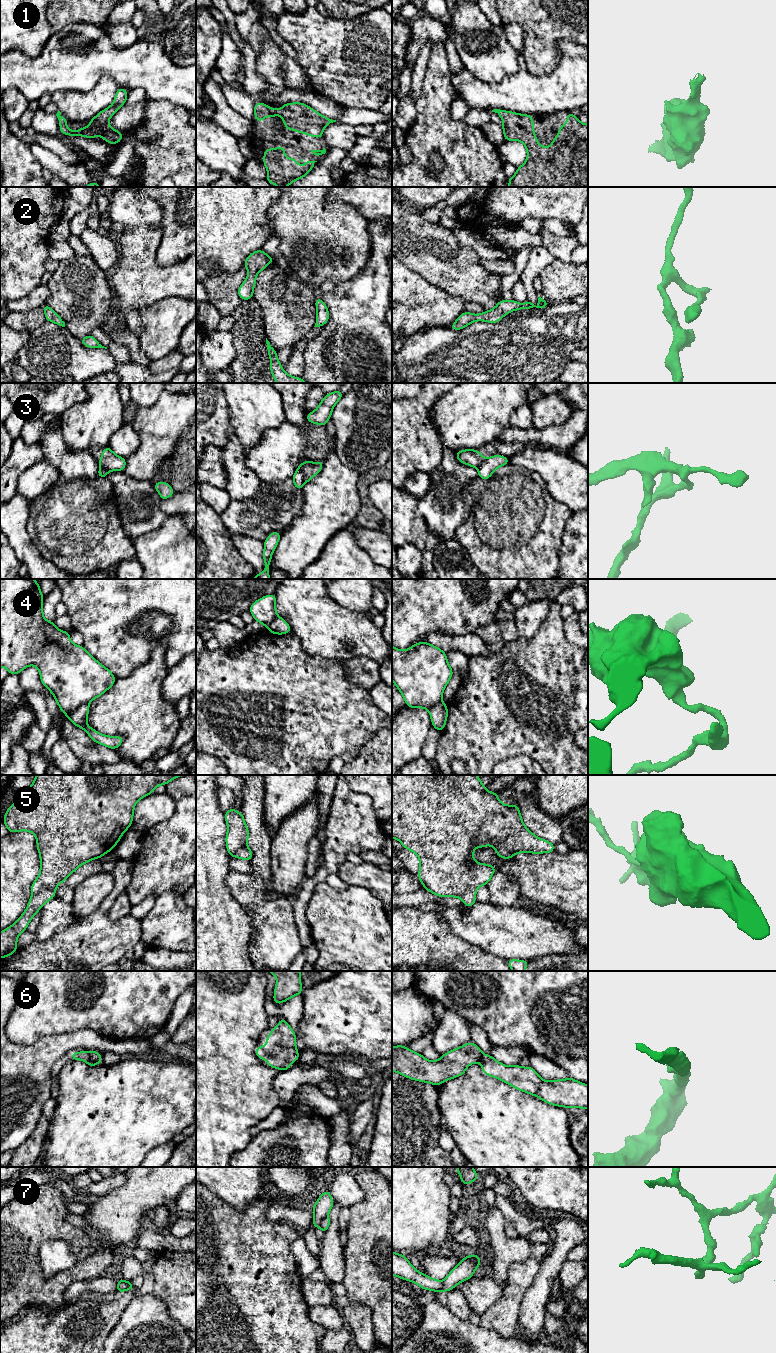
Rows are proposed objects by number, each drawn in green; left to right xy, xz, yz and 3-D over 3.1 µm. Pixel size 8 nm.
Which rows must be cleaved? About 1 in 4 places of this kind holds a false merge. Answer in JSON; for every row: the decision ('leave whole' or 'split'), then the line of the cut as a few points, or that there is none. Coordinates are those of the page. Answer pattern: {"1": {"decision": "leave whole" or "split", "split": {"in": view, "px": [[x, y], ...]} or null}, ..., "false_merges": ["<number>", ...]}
{"1": {"decision": "leave whole", "split": null}, "2": {"decision": "leave whole", "split": null}, "3": {"decision": "split", "split": {"in": "xz", "px": [[297, 468], [303, 474], [305, 482]]}}, "4": {"decision": "split", "split": {"in": "xy", "px": [[88, 703], [79, 705], [67, 717]]}}, "5": {"decision": "split", "split": {"in": "xy", "px": [[56, 885], [51, 885], [32, 895]]}}, "6": {"decision": "leave whole", "split": null}, "7": {"decision": "split", "split": {"in": "xz", "px": [[327, 1216], [317, 1226]]}}, "false_merges": ["3", "4", "5", "7"]}

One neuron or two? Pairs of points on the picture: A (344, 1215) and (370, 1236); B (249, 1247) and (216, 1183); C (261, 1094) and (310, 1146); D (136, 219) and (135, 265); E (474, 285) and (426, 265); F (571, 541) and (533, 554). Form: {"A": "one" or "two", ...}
{"A": "two", "B": "two", "C": "two", "D": "two", "E": "one", "F": "two"}

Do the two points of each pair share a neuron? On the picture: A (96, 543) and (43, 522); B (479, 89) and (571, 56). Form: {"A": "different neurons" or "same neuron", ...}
{"A": "same neuron", "B": "same neuron"}

